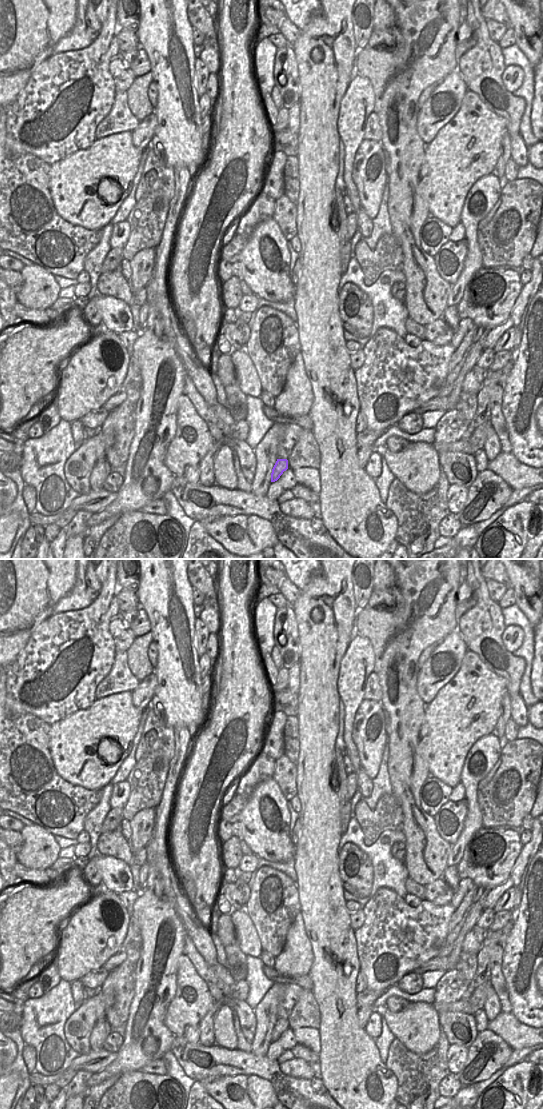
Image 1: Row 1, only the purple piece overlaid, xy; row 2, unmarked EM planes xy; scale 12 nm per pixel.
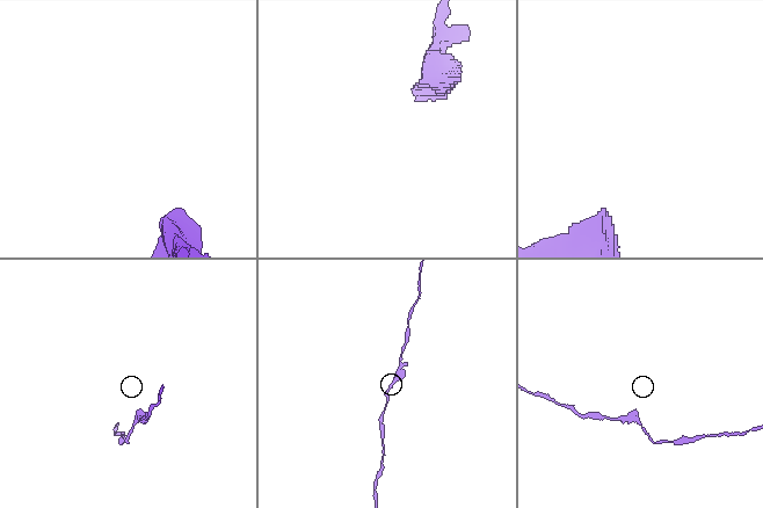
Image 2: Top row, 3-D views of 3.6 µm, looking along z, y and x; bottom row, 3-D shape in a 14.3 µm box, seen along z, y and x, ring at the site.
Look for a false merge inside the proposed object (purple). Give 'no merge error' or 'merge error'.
no merge error

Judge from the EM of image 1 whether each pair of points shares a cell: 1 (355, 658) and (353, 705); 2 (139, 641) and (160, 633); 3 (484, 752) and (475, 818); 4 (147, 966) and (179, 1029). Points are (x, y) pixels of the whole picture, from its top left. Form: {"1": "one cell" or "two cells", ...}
{"1": "one cell", "2": "two cells", "3": "one cell", "4": "two cells"}

